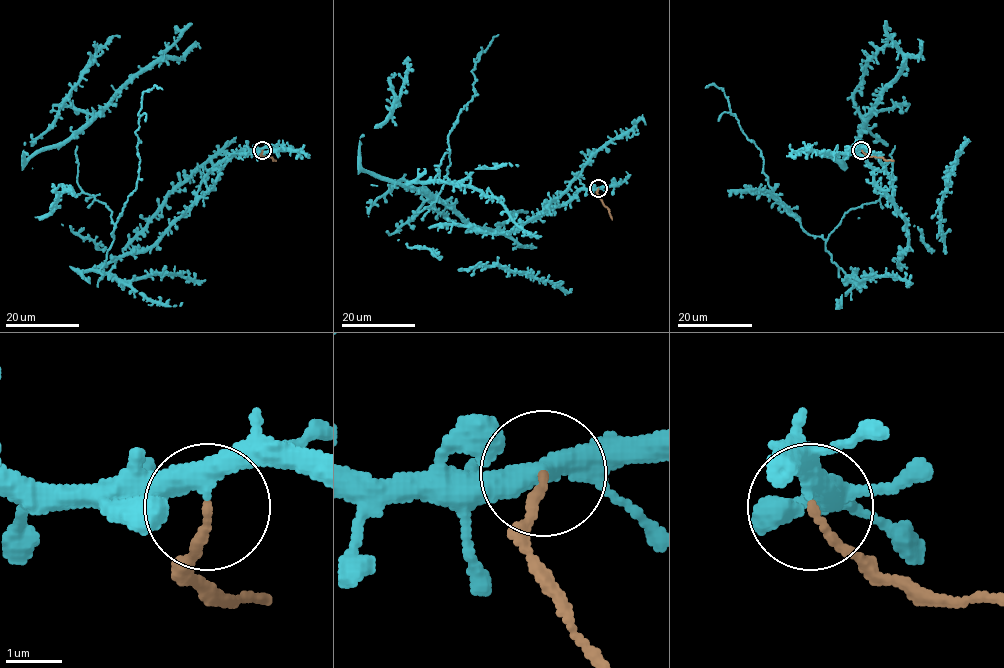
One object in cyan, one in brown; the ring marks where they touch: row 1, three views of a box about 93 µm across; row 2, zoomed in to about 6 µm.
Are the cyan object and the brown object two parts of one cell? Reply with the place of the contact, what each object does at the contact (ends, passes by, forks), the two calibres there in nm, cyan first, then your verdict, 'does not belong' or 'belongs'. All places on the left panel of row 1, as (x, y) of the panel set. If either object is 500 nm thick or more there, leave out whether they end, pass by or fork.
(262, 150) | cyan passes by | brown ends | 360/150 nm | does not belong

